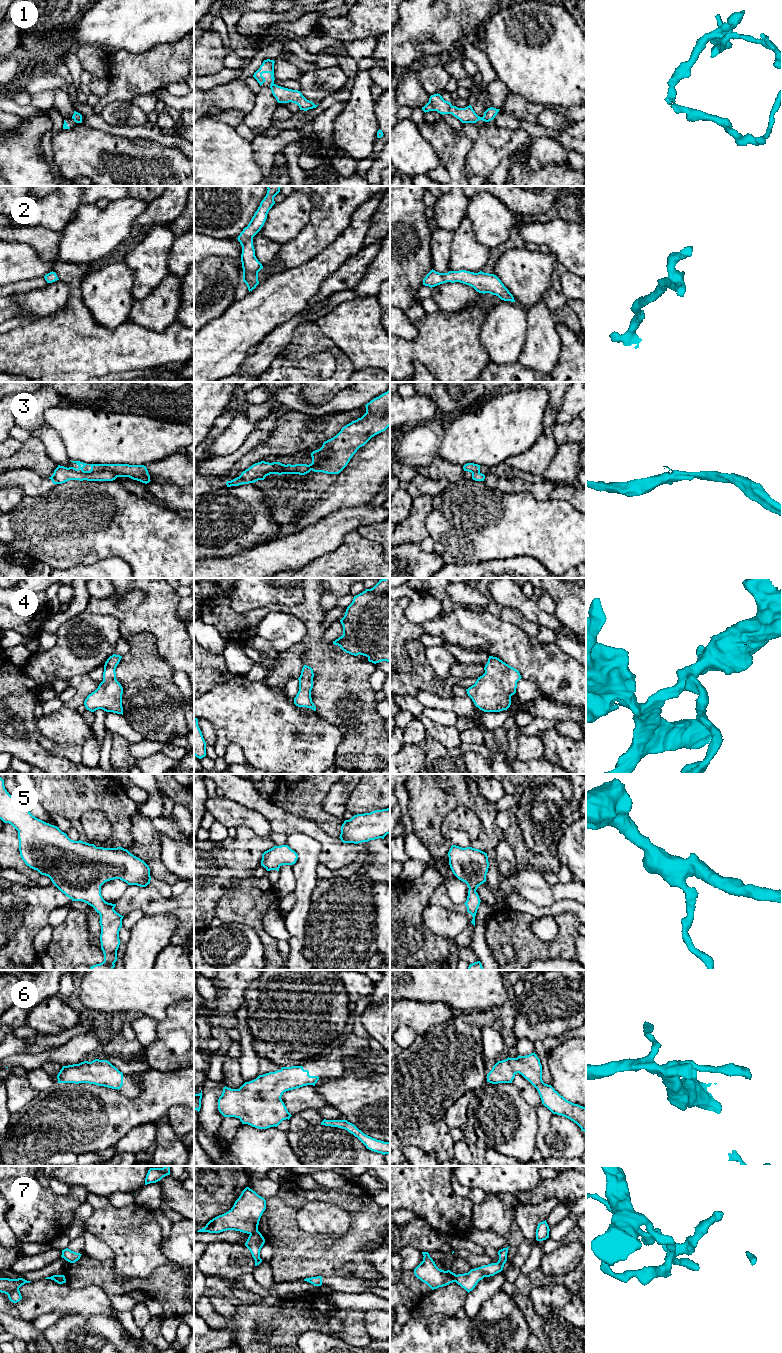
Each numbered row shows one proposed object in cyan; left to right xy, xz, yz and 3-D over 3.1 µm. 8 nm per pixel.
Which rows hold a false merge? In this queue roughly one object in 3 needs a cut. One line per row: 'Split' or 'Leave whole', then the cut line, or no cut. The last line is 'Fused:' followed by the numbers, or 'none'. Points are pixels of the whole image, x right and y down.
1: Split. Split along yz (482, 117), (484, 120)
2: Leave whole. No split
3: Split. Split along xy (69, 467), (78, 472), (112, 471), (117, 476)
4: Leave whole. No split
5: Leave whole. No split
6: Leave whole. No split
7: Split. Split along xz (257, 1230), (250, 1234)
Fused: 1, 3, 7

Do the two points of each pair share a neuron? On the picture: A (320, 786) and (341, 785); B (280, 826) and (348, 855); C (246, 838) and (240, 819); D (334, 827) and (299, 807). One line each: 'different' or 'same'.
A: different
B: same
C: different
D: same

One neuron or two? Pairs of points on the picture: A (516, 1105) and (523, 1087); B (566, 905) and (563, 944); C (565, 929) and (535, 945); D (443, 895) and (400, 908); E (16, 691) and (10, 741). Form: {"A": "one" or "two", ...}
{"A": "two", "B": "two", "C": "one", "D": "two", "E": "one"}

